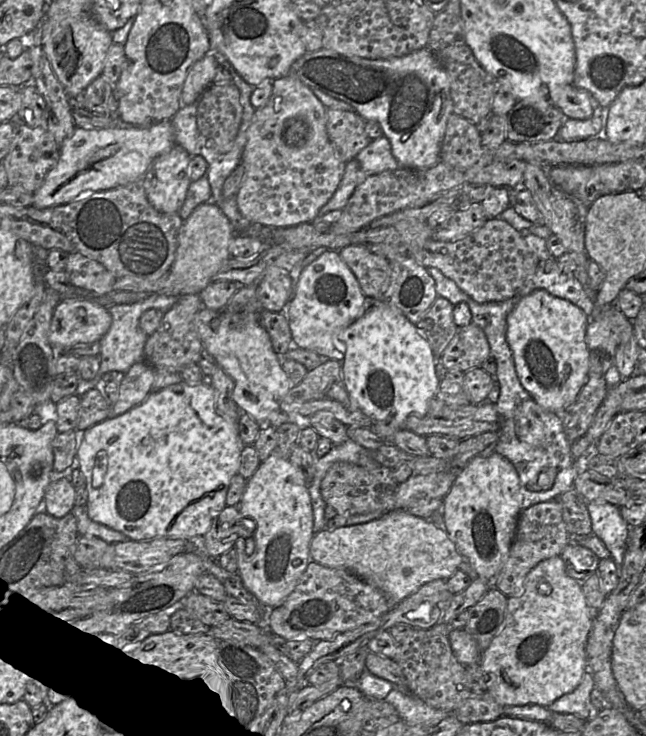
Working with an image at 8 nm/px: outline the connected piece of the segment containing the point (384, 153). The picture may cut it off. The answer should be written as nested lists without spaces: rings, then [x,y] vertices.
[[[384,135],[371,141],[357,156],[346,163],[341,182],[330,200],[320,209],[316,218],[328,212],[342,210],[355,189],[368,177],[400,167],[394,158],[391,144]]]

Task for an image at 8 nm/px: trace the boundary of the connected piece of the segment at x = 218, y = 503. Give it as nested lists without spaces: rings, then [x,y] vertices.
[[[205,378],[205,382],[197,386],[184,383],[172,384],[158,392],[150,393],[146,399],[129,411],[117,417],[110,417],[95,424],[80,436],[77,447],[76,467],[85,479],[87,502],[85,504],[91,520],[103,524],[113,530],[121,532],[129,540],[144,541],[153,539],[181,539],[185,541],[200,541],[208,532],[214,520],[226,507],[225,500],[232,477],[237,473],[240,465],[240,455],[244,448],[237,426],[227,422],[217,412],[215,396],[212,387]]]

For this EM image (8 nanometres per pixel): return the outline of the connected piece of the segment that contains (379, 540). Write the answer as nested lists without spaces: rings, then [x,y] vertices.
[[[406,509],[385,512],[381,517],[359,525],[333,531],[321,530],[314,534],[310,542],[308,558],[309,563],[346,570],[377,588],[385,595],[390,609],[417,592],[422,585],[436,579],[449,579],[464,561],[446,531],[438,529],[430,521],[412,515]]]

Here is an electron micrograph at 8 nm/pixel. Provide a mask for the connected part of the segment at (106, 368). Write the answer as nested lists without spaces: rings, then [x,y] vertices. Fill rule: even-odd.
[[[151,295],[149,298],[133,304],[109,306],[107,309],[112,317],[112,323],[107,333],[100,340],[100,351],[98,354],[100,366],[98,374],[91,380],[79,379],[75,394],[80,397],[88,390],[95,388],[104,374],[112,371],[125,374],[135,363],[145,362],[144,347],[148,337],[141,331],[139,319],[149,309],[157,309],[162,313],[167,312],[175,304],[177,298],[166,295]]]

